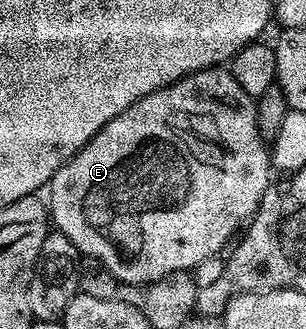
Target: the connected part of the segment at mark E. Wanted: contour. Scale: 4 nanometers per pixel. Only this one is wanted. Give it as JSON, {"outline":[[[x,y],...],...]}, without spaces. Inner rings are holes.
{"outline":[[[213,67],[192,73],[188,77],[182,77],[173,85],[167,85],[138,99],[133,105],[126,107],[126,111],[122,111],[122,115],[110,119],[110,123],[106,123],[106,127],[102,127],[102,131],[98,131],[98,135],[90,138],[53,175],[46,189],[46,194],[48,193],[46,204],[55,232],[66,235],[66,239],[70,239],[70,243],[74,243],[77,254],[93,257],[95,261],[102,262],[119,281],[125,281],[131,285],[149,285],[152,281],[161,281],[171,273],[195,270],[195,265],[210,260],[228,240],[231,242],[256,214],[256,208],[260,205],[262,195],[268,190],[270,184],[268,172],[271,169],[274,169],[274,165],[270,160],[269,146],[266,144],[264,136],[258,131],[255,100],[250,95],[246,95],[246,91],[242,91],[242,87],[238,87],[238,83],[234,83],[231,72],[227,68]]]}

